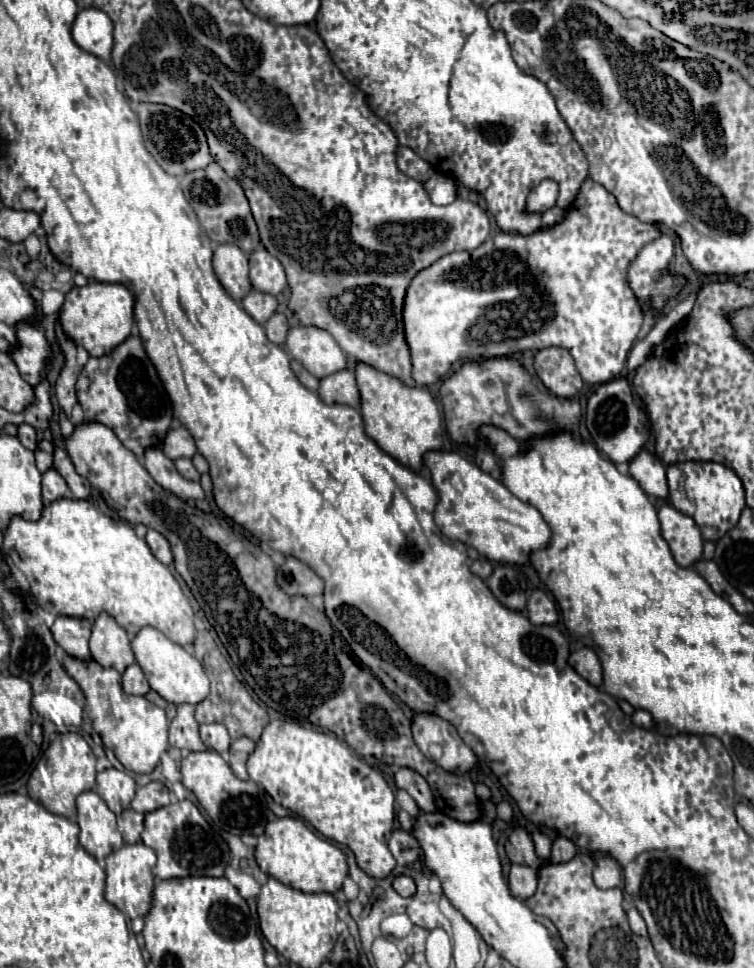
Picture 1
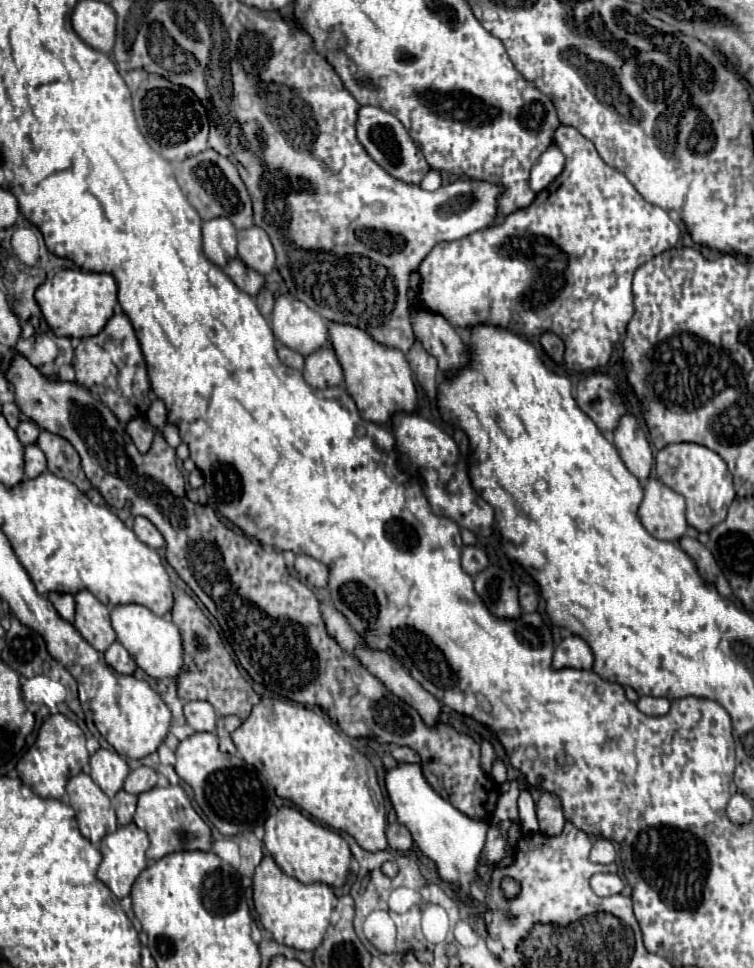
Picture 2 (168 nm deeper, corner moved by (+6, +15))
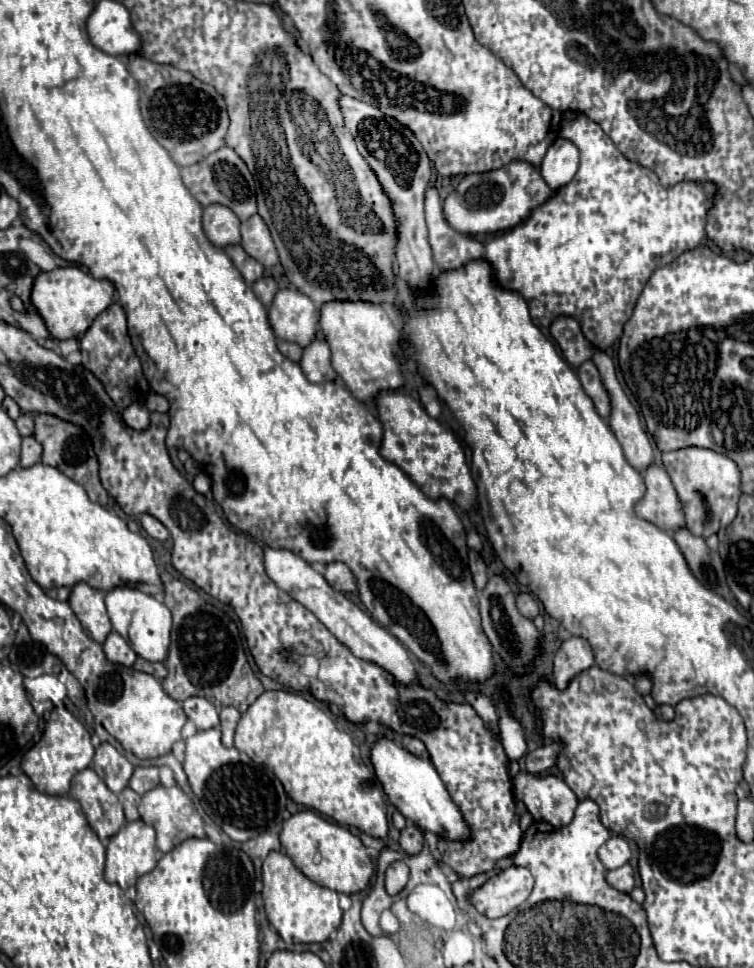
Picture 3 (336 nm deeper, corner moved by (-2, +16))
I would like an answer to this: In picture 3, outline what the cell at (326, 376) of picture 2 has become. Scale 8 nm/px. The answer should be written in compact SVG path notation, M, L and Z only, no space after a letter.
M315 340L305 348L301 368L311 382L337 380L337 372L331 366L331 350L325 340Z

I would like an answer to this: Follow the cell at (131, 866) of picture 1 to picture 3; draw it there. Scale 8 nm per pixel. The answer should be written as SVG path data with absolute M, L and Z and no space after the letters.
M143 820L127 822L109 840L109 846L107 846L107 862L105 862L105 880L107 882L115 882L123 890L127 890L129 886L135 886L135 882L143 874L151 872L151 868L155 868L159 857L163 855L165 854L155 846L155 830L149 824L143 824Z

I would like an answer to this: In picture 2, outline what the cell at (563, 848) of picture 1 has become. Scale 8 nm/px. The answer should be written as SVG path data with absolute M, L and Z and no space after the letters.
M541 793L539 801L535 803L535 813L539 819L539 829L545 835L559 835L563 831L565 825L565 817L563 817L563 809L561 809L561 801L559 797L555 797L555 793Z

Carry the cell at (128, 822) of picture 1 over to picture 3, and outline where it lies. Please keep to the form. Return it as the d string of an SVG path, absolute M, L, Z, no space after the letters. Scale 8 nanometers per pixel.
M125 788L121 794L119 794L119 802L121 802L121 806L123 806L123 810L125 810L125 818L129 820L129 822L133 822L133 820L139 820L139 804L141 804L141 796L137 794L137 792L133 792L131 788Z

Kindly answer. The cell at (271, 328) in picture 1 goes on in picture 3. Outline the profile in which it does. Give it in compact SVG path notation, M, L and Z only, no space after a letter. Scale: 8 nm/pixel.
M265 276L265 278L261 278L261 280L257 280L257 282L253 284L253 292L255 292L257 298L263 302L265 308L271 308L271 302L273 302L277 290L279 290L279 288L277 288L277 284L275 284L275 280L273 280L271 276Z

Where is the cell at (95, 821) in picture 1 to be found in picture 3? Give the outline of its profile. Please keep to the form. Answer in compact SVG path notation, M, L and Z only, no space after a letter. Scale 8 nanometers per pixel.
M91 768L75 774L69 794L81 804L89 826L97 832L103 844L107 844L109 838L125 824L123 806L119 804L117 796L103 784L103 780L99 780Z

